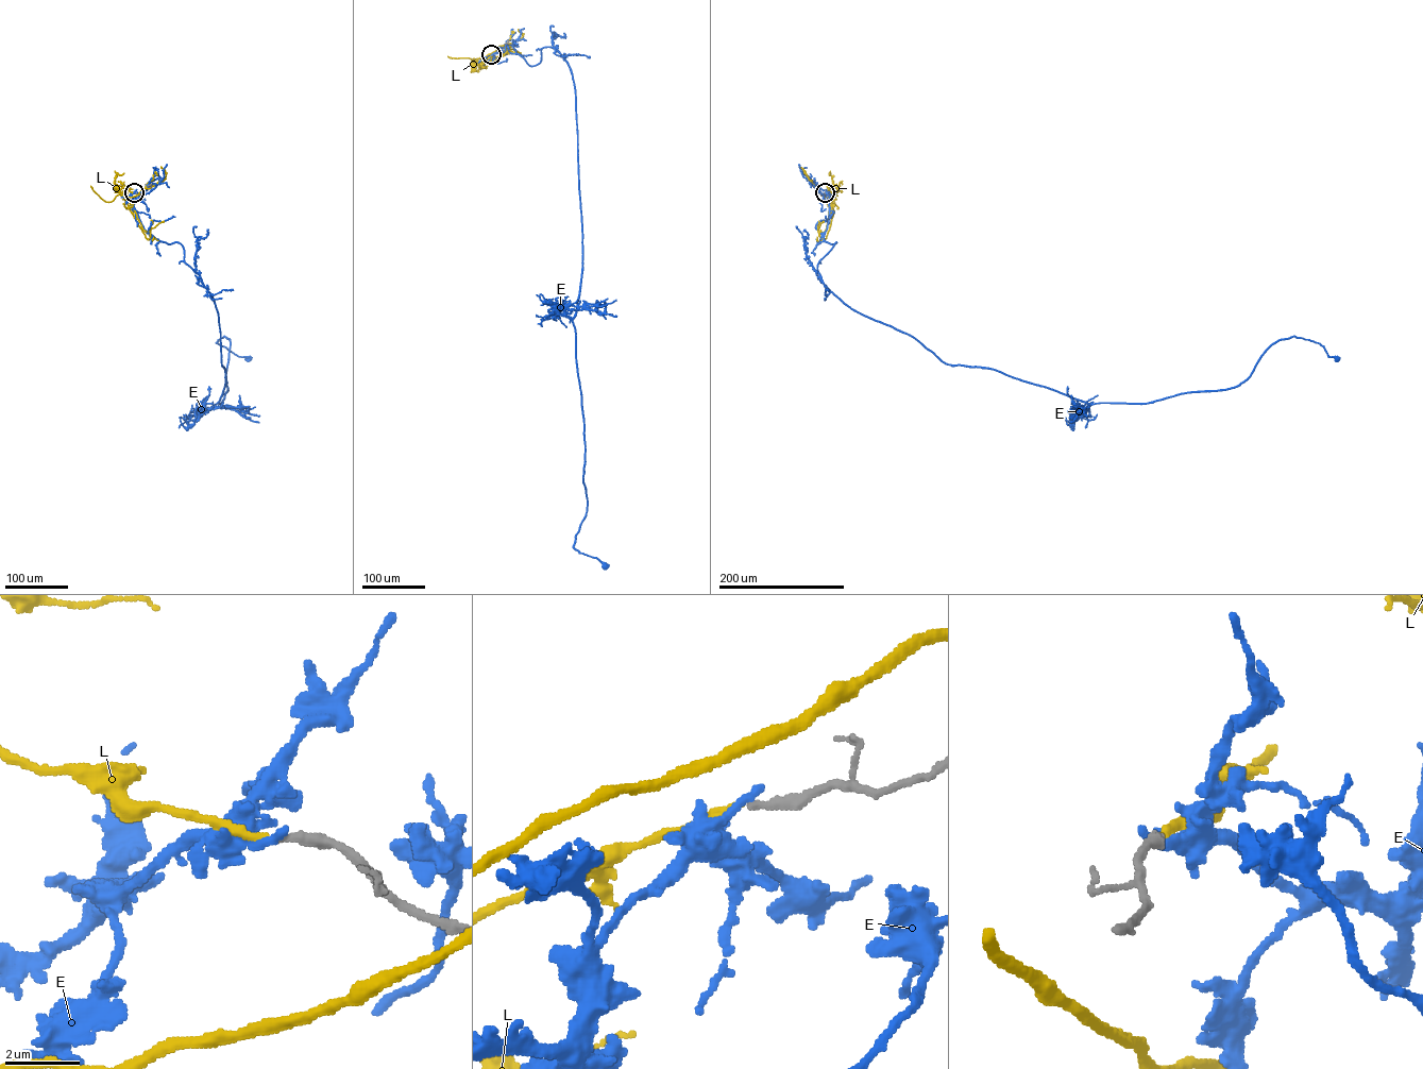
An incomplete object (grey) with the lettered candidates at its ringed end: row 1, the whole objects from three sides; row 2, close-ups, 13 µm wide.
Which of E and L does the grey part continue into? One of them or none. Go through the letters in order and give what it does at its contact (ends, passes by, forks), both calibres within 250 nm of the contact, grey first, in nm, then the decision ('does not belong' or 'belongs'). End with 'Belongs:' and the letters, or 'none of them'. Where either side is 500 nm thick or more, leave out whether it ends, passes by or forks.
E: it ends; calibres 280 and 280 nm; does not belong
L: it ends; calibres 240 and 200 nm; belongs
Belongs: L

